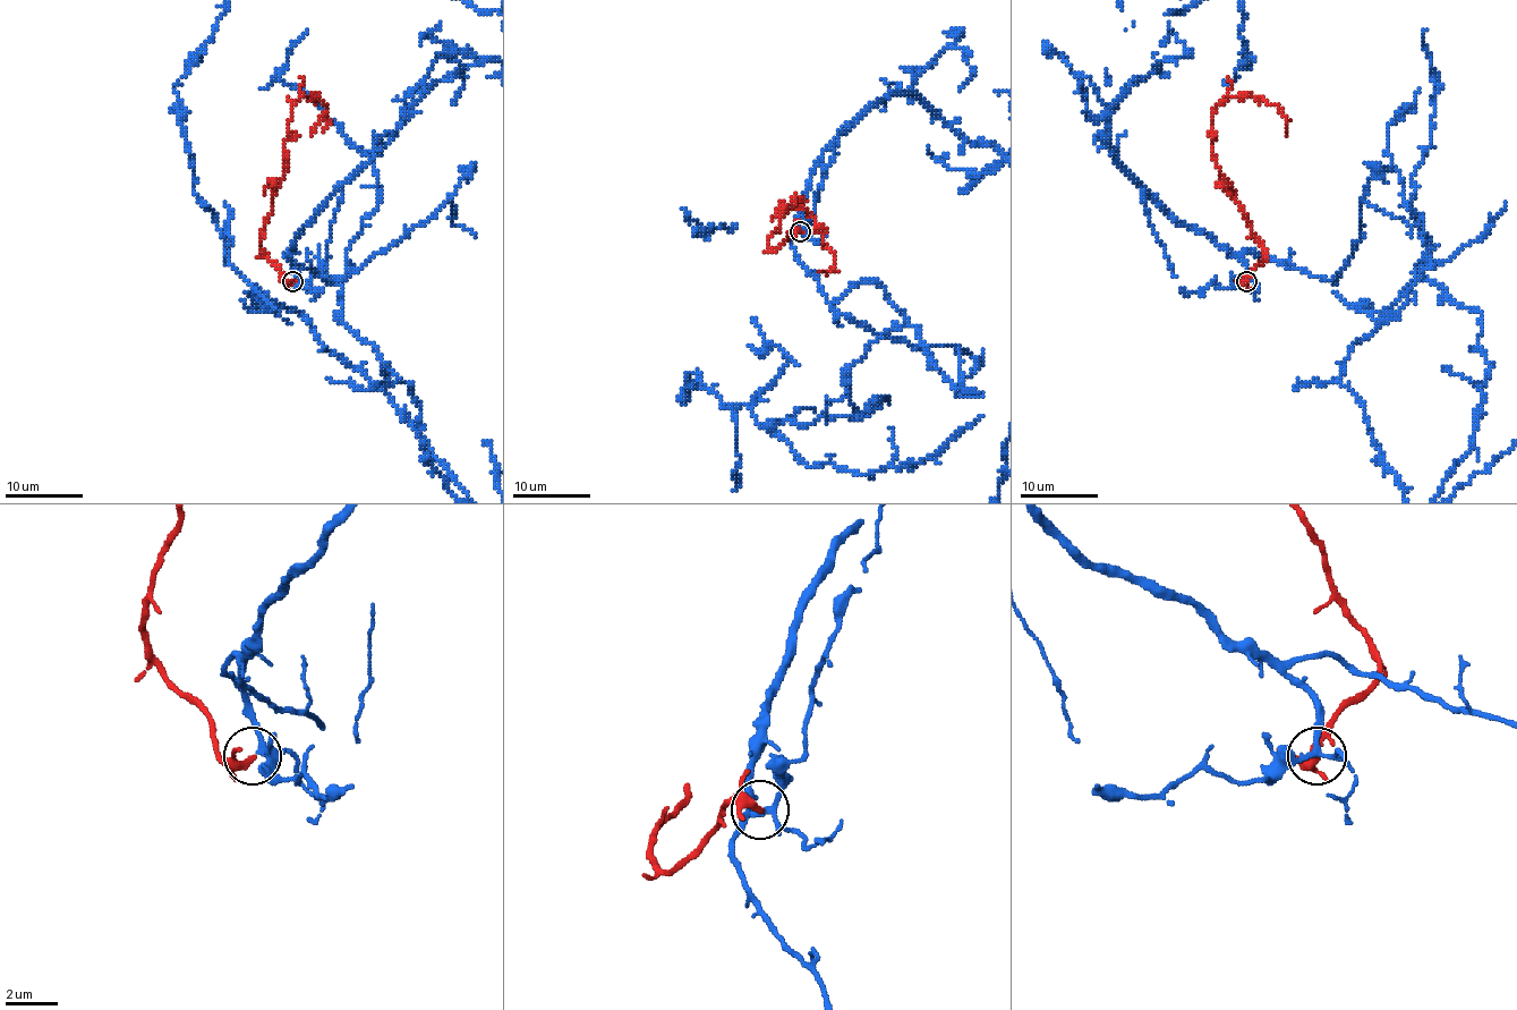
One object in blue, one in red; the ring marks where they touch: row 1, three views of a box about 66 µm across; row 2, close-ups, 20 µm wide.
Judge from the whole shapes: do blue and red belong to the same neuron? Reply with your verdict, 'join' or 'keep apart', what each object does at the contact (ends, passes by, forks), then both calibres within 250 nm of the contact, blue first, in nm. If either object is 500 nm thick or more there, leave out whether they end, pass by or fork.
join | blue forks | red forks | 180/200 nm

